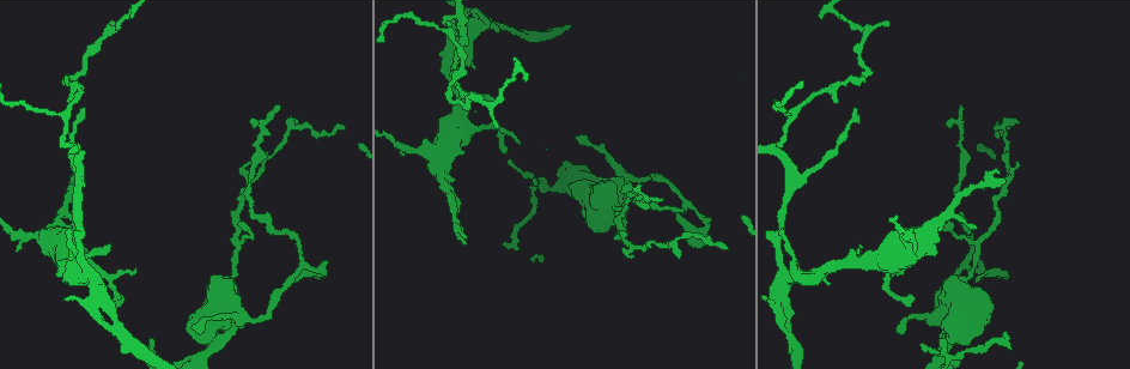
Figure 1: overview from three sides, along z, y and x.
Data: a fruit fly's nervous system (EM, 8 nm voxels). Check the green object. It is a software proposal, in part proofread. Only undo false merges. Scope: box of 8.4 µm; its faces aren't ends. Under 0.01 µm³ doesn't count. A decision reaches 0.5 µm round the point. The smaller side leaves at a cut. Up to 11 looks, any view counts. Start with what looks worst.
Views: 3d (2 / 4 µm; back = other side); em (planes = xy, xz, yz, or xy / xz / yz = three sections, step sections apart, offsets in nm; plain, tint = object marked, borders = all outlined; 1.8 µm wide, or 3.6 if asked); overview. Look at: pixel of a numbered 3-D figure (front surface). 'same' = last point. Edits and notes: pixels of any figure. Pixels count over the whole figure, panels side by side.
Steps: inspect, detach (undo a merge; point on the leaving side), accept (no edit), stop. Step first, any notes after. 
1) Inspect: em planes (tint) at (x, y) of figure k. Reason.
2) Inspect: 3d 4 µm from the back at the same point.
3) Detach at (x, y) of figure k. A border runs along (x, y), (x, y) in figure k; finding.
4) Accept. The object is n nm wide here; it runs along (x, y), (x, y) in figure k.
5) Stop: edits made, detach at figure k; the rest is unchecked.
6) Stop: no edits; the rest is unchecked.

Inspect: 3d 2 µm at (793, 275) of figure 1. Sharp bend.

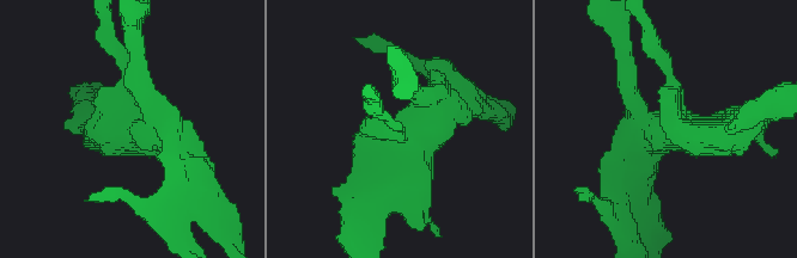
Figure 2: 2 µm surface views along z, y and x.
Inspect: em planes (tint) at (425, 117) of figure 2.

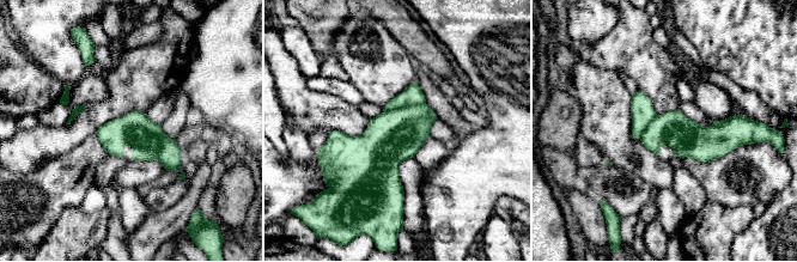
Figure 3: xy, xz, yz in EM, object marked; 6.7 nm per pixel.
Accept. It runs along (633, 102), (682, 134), (737, 122) in figure 3; continuous, no second neuron.

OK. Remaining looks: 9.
Inspect: em planes (tint) at (788, 185) of figure 1. A fork.

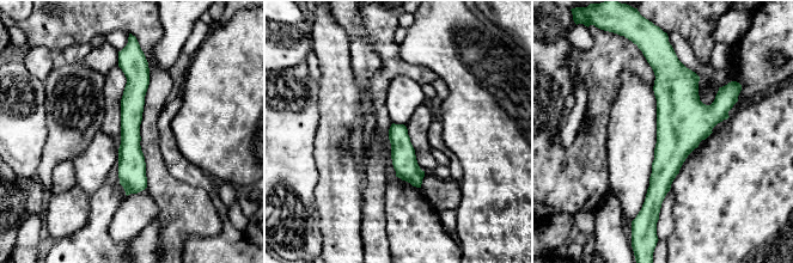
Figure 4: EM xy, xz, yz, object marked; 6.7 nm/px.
Accept. Continuous, no second neuron.

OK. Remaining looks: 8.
Inspect: em planes (tint) at (70, 187) of figure 1. Narrows sharply.

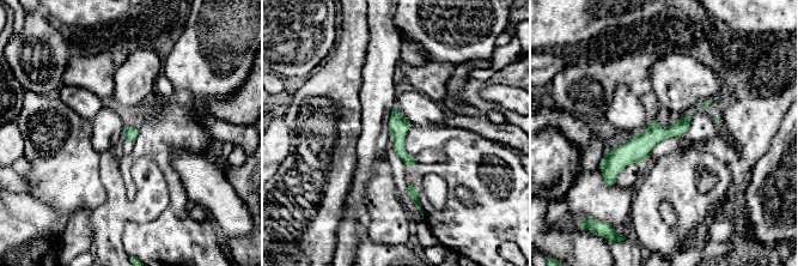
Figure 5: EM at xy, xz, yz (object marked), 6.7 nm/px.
Accept. The object is 90 nm wide here; all the same neuron.

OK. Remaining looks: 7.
Inspect: 3d 2 µm from the back at (210, 353) of figure 1. Thin neck.

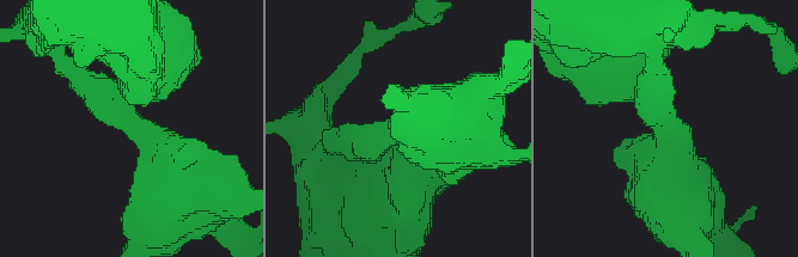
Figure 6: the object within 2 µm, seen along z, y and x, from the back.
Inspect: em planes (borders) at (666, 124) of figure 6. The arms are 500, 600 nm wide; shape alone is not enough.

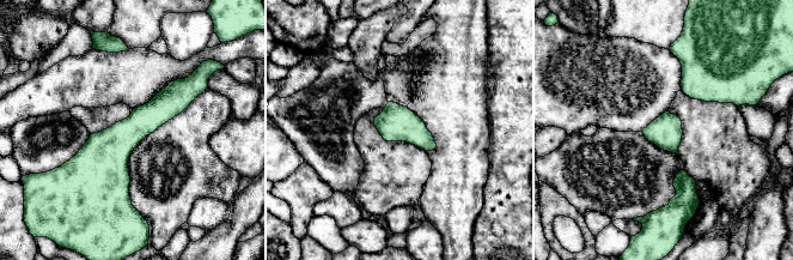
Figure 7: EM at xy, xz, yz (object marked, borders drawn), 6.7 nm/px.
Accept. It runs along (187, 82), (119, 149), (126, 199) in figure 7; continuous, no second neuron.

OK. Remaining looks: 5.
Stop: no edits; the rest is unchecked.

